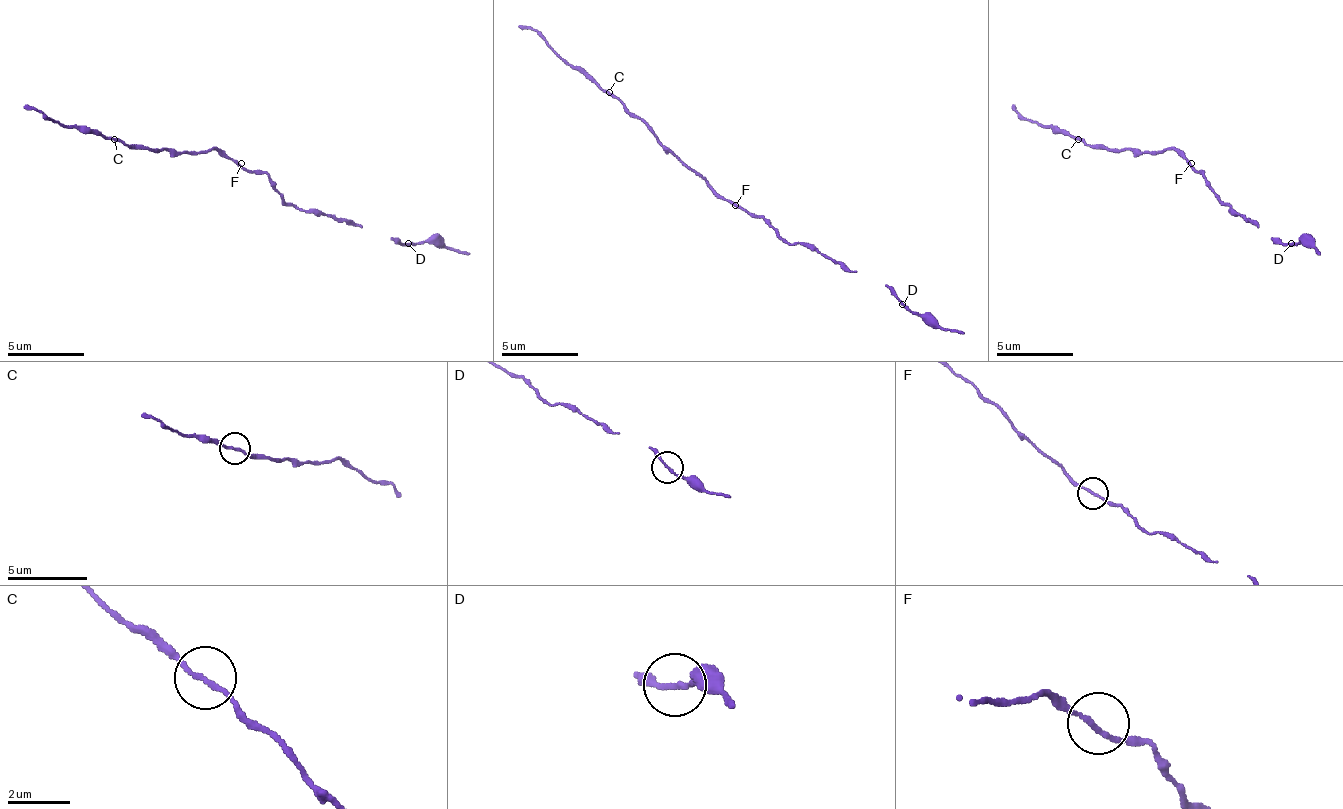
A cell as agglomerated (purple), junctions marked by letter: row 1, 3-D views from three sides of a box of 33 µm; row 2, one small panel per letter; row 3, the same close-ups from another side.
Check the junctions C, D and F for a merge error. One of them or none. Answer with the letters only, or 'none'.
none

